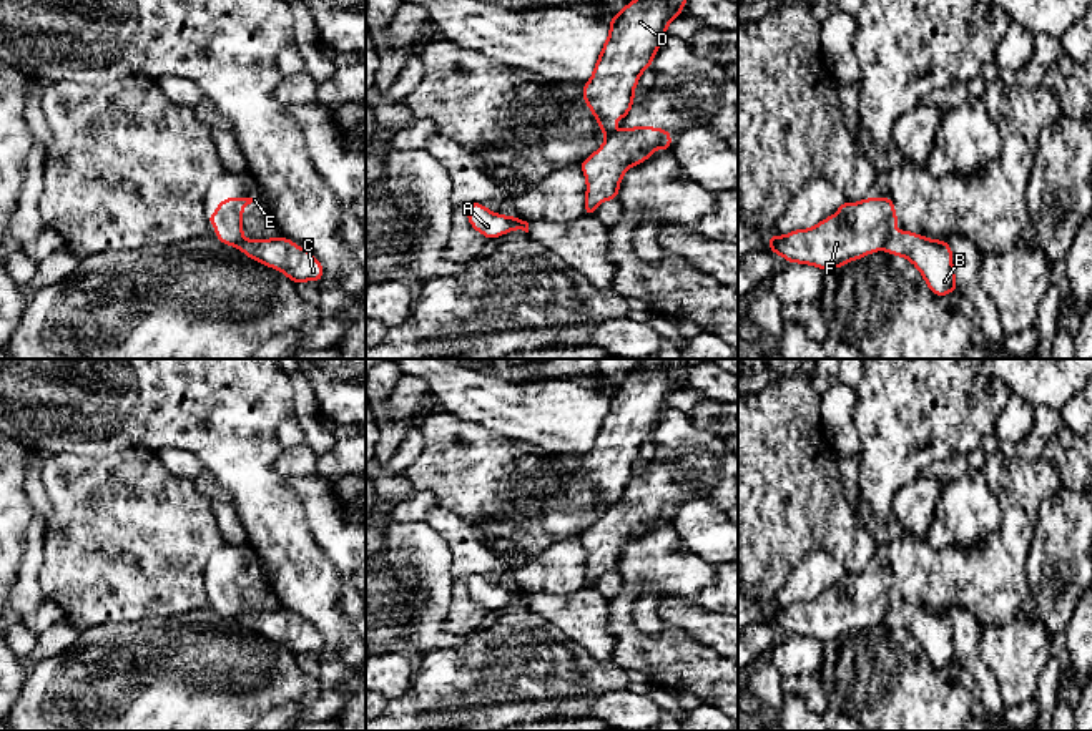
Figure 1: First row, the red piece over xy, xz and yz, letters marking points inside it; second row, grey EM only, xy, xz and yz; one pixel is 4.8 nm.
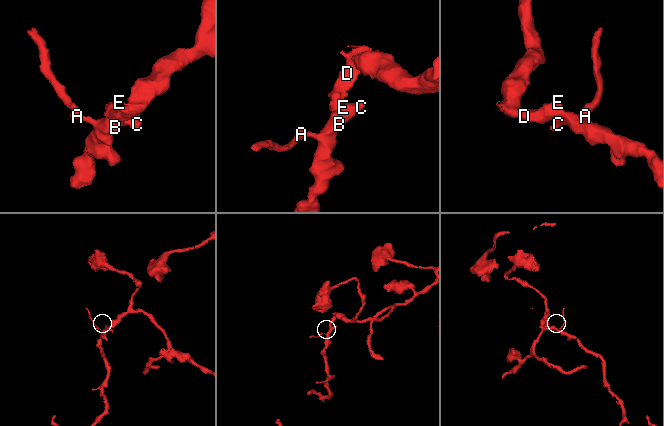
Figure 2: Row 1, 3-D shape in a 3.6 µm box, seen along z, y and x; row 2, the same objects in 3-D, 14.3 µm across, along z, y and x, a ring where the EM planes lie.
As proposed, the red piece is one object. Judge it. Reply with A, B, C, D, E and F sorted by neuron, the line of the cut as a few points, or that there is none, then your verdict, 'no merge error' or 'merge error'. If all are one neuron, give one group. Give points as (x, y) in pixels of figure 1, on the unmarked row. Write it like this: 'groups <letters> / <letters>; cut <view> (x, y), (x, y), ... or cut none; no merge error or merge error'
groups A B C / D E F; cut yz (896, 605), (885, 620); merge error

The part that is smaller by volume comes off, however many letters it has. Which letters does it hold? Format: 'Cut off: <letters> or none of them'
Cut off: A, B, C

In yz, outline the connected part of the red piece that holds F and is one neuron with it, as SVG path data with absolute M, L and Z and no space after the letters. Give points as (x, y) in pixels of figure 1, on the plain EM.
M893 570L869 572L858 576L844 573L833 590L824 590L809 601L796 601L786 608L773 606L768 620L788 635L836 641L873 623L886 621L896 606L898 588Z

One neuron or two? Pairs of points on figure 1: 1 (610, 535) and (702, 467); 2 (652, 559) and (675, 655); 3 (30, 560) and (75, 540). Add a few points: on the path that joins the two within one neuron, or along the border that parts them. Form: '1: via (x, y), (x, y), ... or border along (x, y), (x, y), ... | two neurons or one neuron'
1: via (634, 514), (678, 472) | one neuron
2: via (632, 588), (625, 598), (625, 627), (645, 647) | one neuron
3: border along (44, 530), (44, 564), (39, 582), (45, 593) | two neurons

